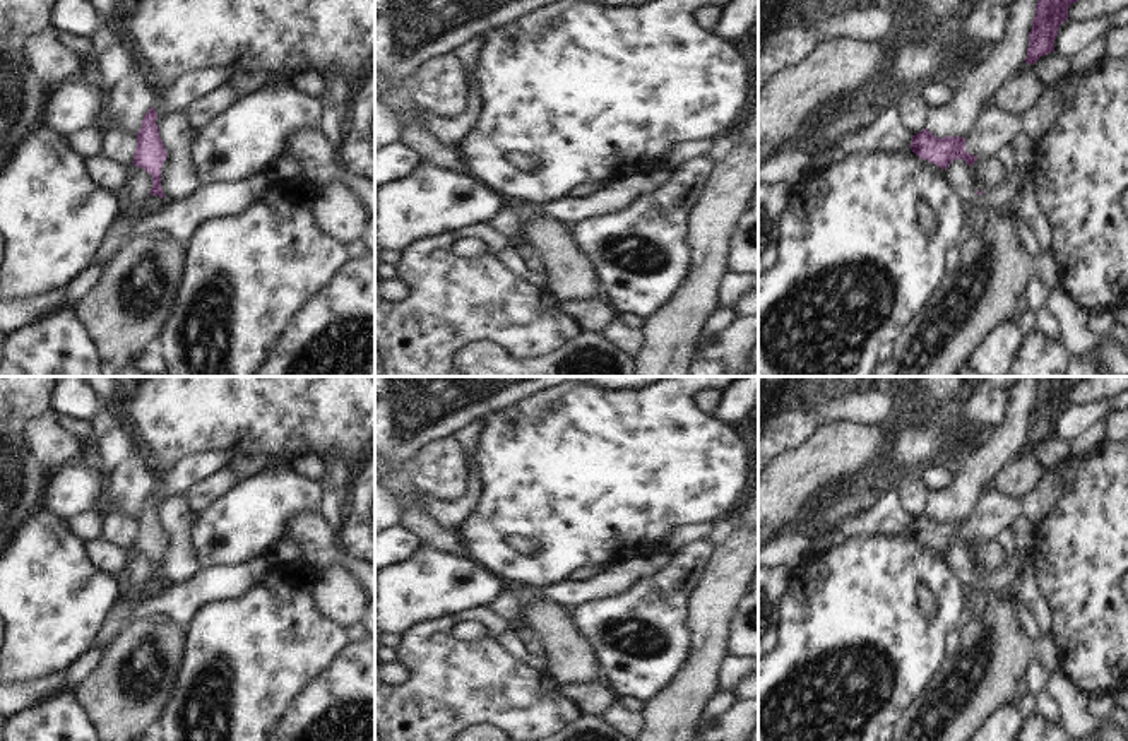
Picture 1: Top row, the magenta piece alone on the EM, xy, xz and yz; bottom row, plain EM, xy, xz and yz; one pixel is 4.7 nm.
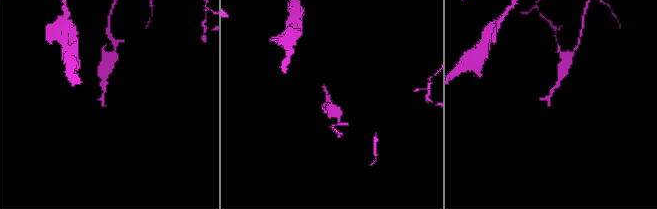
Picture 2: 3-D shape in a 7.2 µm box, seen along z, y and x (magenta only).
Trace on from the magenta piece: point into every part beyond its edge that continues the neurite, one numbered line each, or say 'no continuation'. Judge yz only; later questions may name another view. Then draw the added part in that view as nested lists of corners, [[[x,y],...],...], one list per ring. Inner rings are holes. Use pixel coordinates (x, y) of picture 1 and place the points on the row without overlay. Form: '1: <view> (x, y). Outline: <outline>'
no continuation.

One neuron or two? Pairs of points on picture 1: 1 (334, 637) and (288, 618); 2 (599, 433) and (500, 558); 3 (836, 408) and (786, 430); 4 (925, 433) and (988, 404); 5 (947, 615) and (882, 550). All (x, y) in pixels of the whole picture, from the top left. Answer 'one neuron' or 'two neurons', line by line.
1: one neuron
2: one neuron
3: one neuron
4: one neuron
5: one neuron

